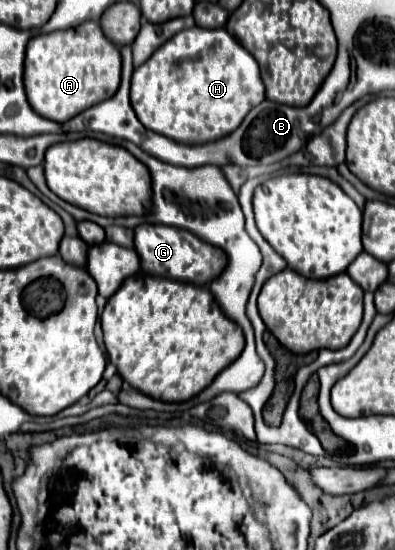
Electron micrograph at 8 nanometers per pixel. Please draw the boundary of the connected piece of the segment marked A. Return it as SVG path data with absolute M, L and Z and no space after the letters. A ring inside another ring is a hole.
M97 22L33 36L25 52L25 94L31 108L53 122L67 122L83 110L111 98L121 80L121 54L113 42L103 38Z

